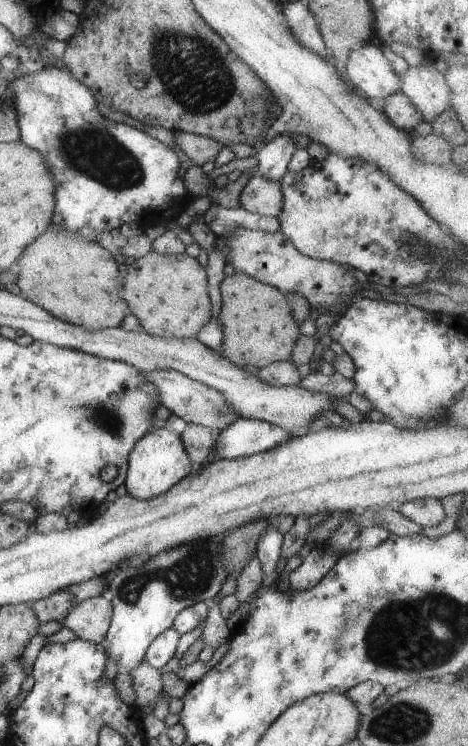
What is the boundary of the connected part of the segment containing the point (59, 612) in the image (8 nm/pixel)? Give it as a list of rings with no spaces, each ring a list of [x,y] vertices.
[[[68,590],[53,593],[47,598],[38,600],[31,604],[33,612],[40,623],[57,621],[62,624],[71,610],[79,604],[78,598]]]

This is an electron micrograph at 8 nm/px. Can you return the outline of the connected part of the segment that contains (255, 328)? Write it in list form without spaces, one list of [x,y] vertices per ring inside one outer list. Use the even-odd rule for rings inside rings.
[[[234,273],[226,276],[220,284],[222,295],[222,312],[219,319],[223,324],[223,346],[219,352],[228,361],[240,368],[255,366],[262,369],[273,363],[291,361],[292,352],[301,333],[298,322],[294,320],[291,303],[284,293],[278,288],[253,280],[243,273]]]

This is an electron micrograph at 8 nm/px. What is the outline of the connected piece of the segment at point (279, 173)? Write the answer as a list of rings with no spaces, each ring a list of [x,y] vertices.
[[[277,135],[255,154],[258,160],[257,174],[271,182],[277,182],[289,172],[292,156],[298,152],[293,135]]]

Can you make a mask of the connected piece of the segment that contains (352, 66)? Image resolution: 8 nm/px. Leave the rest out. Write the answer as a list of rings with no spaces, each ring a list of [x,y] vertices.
[[[372,42],[350,53],[346,70],[348,80],[366,98],[382,100],[401,90],[398,72],[394,72],[382,49]]]

